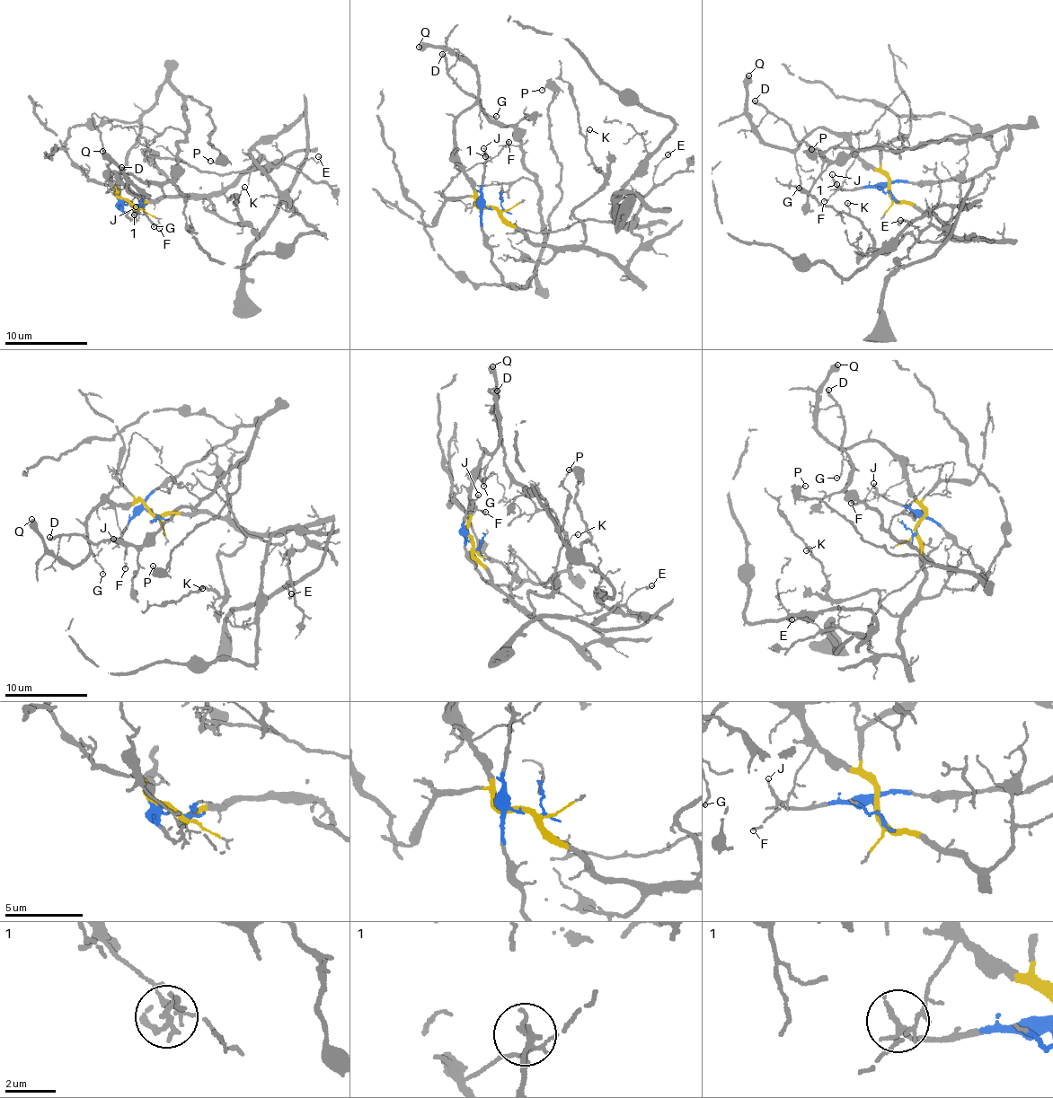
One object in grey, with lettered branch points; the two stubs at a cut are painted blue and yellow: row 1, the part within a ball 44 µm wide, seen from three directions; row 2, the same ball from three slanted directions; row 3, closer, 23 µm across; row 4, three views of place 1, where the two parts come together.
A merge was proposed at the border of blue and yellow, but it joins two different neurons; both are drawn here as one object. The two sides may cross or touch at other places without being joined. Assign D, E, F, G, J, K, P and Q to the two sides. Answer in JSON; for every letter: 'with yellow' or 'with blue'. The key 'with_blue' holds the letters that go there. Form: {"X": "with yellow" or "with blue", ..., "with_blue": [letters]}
{"D": "with blue", "E": "with yellow", "F": "with yellow", "G": "with yellow", "J": "with blue", "K": "with yellow", "P": "with blue", "Q": "with yellow", "with_blue": ["D", "J", "P"]}

